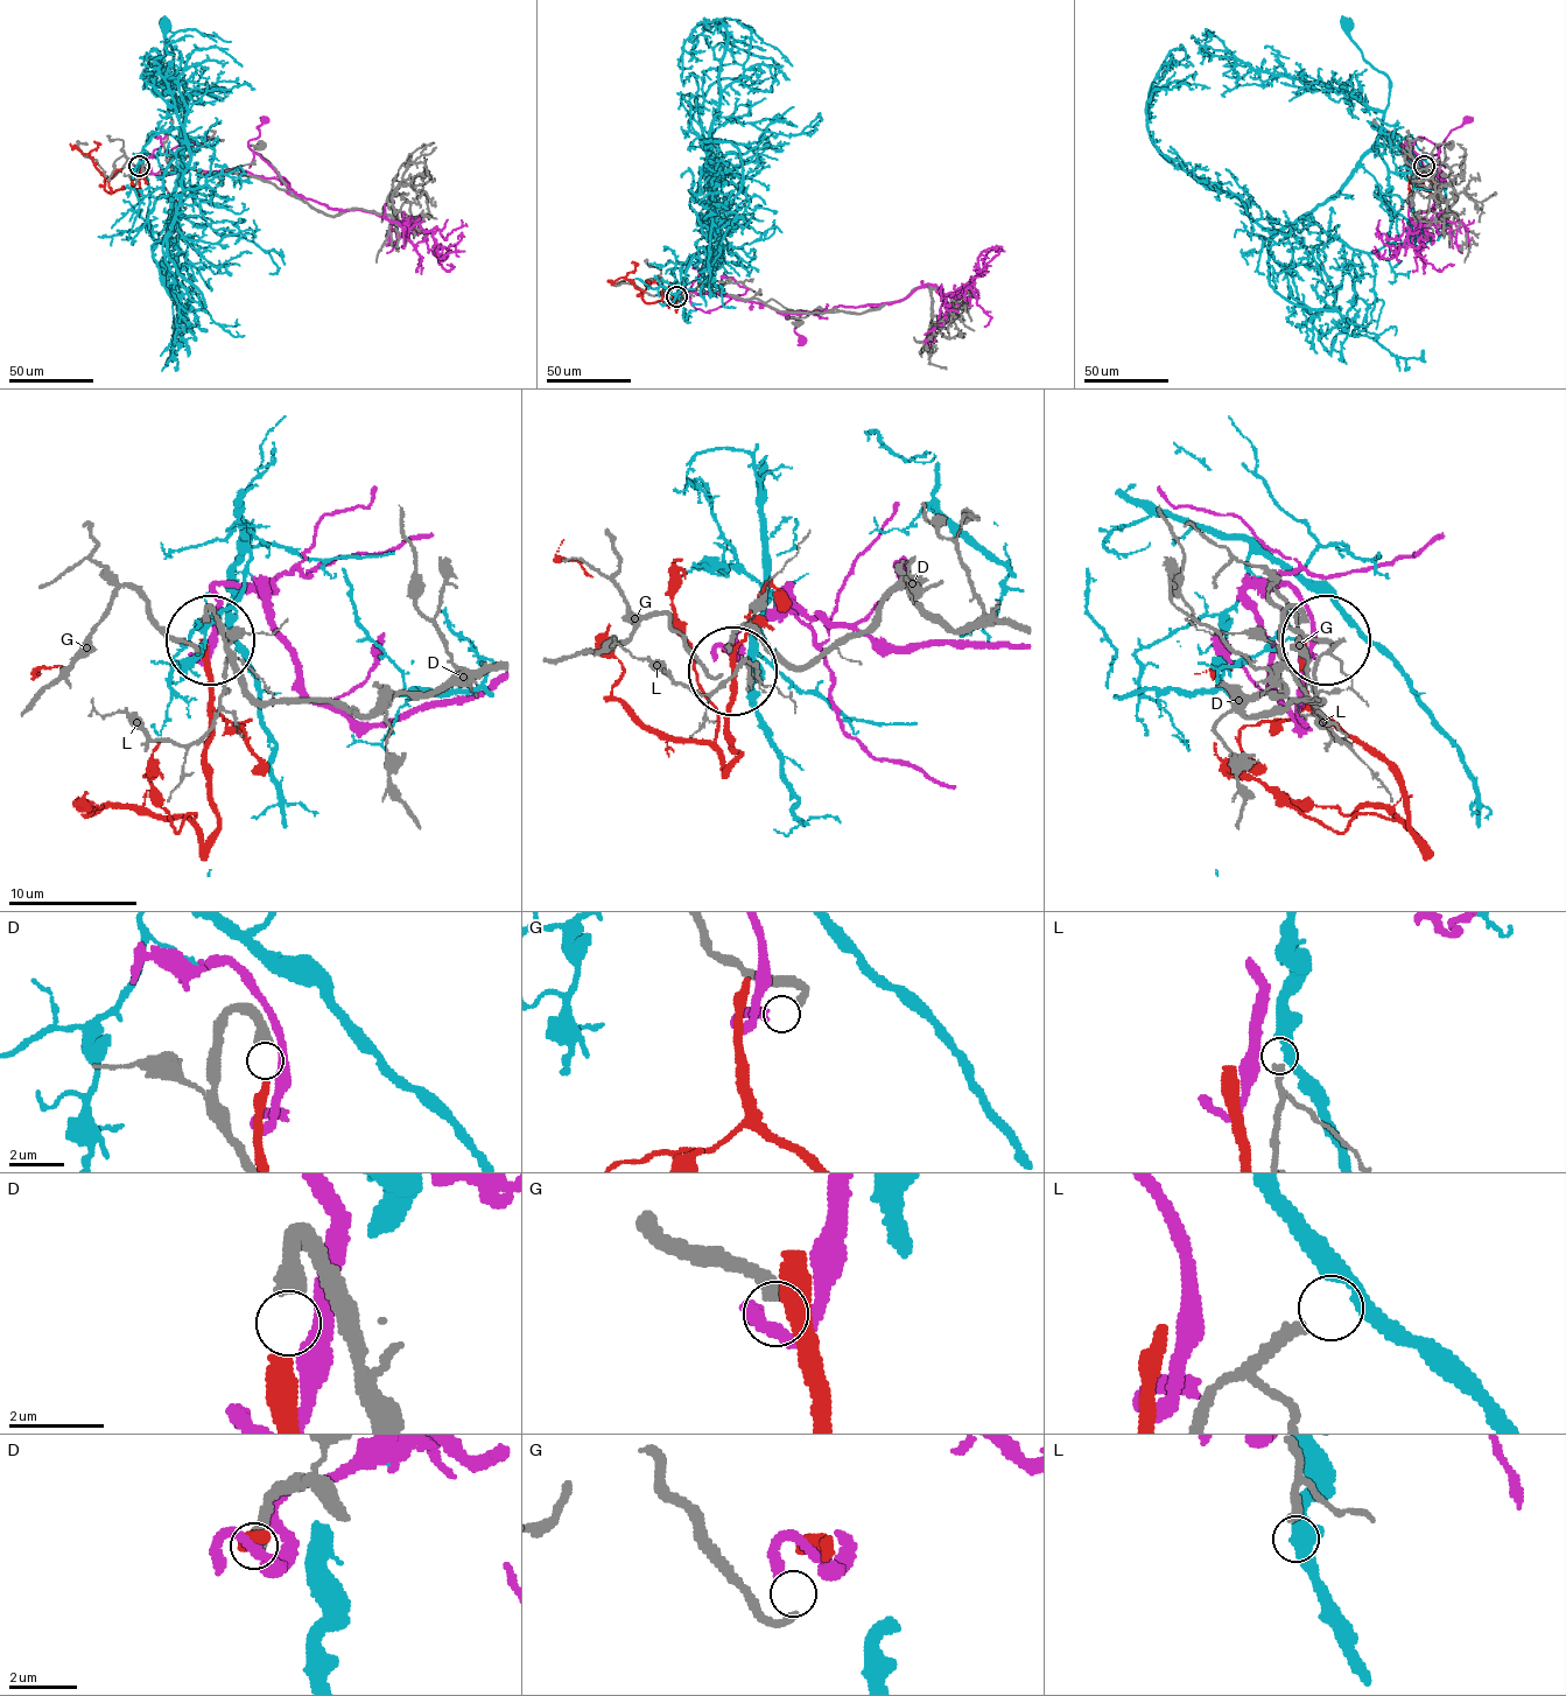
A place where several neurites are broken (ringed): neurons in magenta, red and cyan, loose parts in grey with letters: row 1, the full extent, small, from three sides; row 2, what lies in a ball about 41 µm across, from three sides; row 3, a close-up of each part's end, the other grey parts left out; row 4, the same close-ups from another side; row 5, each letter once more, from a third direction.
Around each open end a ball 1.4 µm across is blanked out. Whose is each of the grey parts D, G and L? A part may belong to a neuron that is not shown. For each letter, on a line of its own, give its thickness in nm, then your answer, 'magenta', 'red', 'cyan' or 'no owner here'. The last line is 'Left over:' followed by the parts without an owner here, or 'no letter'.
D: calibre 420 nm; red
G: calibre 280 nm; magenta
L: calibre 280 nm; cyan
Left over: no letter

